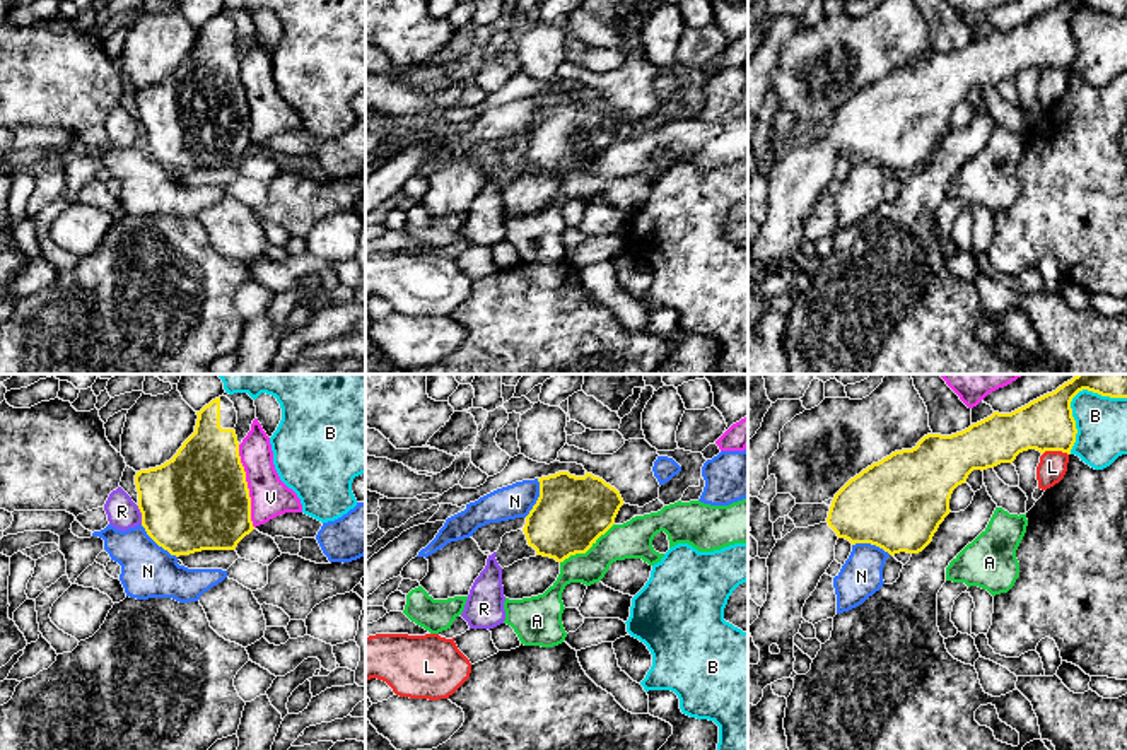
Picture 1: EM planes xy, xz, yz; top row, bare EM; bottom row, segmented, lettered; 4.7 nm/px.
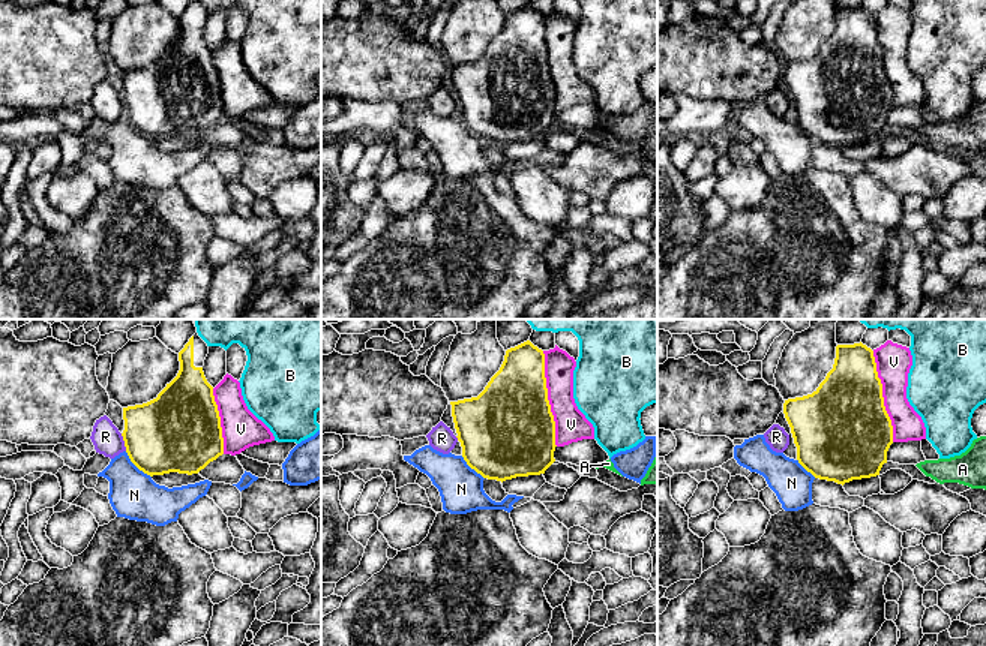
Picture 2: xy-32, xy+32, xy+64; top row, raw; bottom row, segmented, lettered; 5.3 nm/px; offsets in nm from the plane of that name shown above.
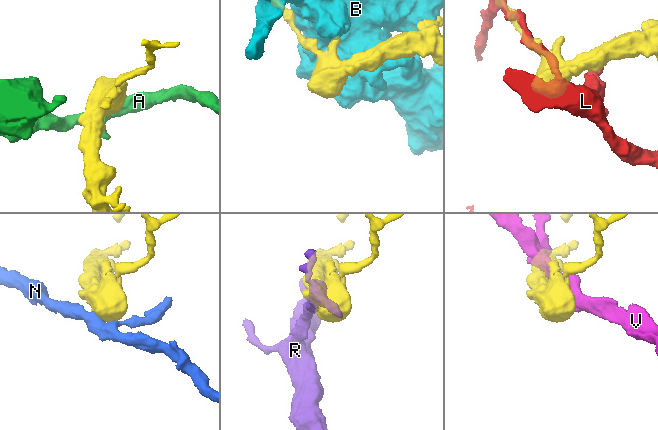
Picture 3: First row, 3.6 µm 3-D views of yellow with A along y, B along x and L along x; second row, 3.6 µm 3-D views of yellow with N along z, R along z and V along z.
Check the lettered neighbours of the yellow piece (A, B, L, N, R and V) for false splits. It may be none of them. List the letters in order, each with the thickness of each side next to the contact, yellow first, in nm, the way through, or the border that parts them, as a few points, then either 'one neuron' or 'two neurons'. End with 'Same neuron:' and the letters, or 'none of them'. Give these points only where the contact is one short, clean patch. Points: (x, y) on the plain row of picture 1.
A: calibres 340 and 180 nm; border xz (613, 140), (584, 169), (571, 171), (560, 180); two neurons
B: calibres 260 and 240 nm; two neurons
L: calibres 260 and 140 nm; two neurons
N: calibres 460 and 260 nm; border xy (140, 142), (159, 163), (176, 175); two neurons
R: calibres 460 and 150 nm; two neurons
V: calibres 460 and 190 nm; two neurons
Same neuron: none of them

